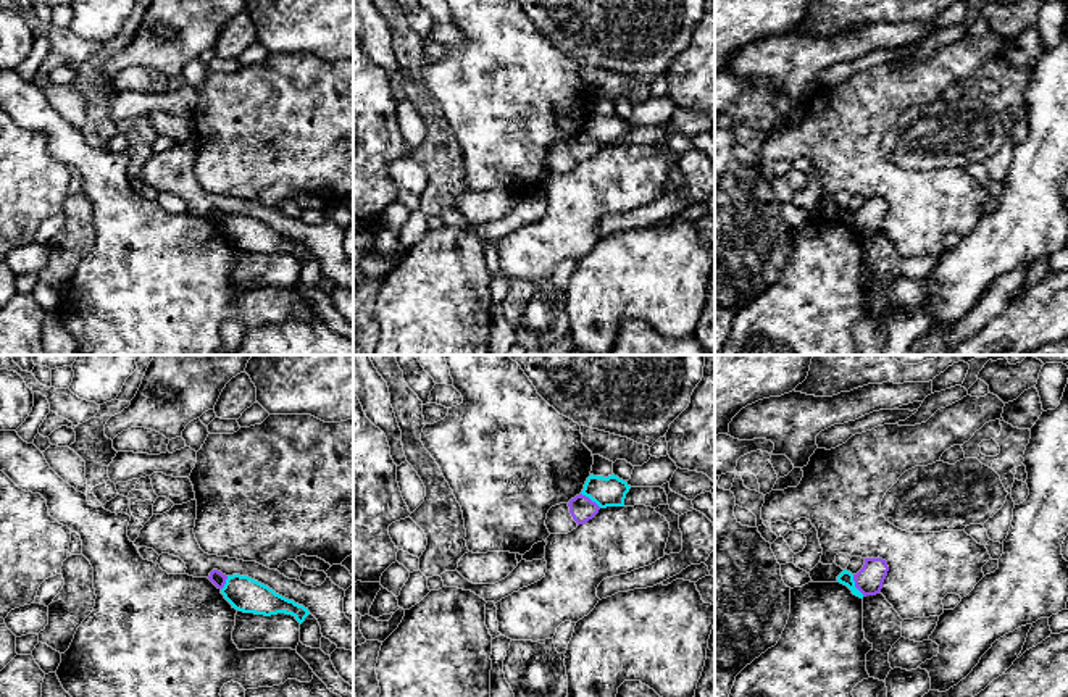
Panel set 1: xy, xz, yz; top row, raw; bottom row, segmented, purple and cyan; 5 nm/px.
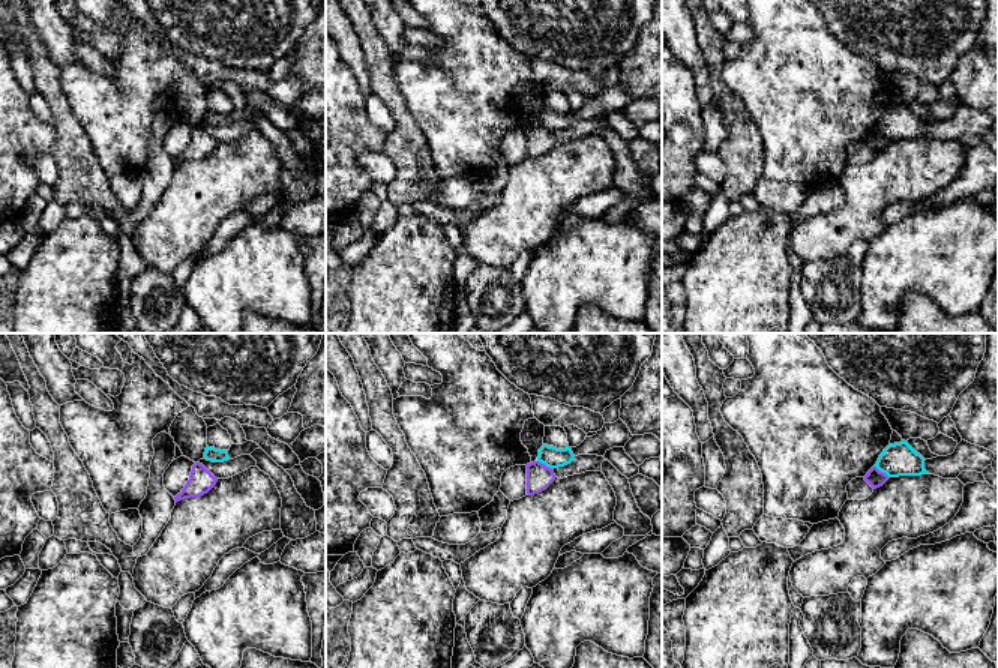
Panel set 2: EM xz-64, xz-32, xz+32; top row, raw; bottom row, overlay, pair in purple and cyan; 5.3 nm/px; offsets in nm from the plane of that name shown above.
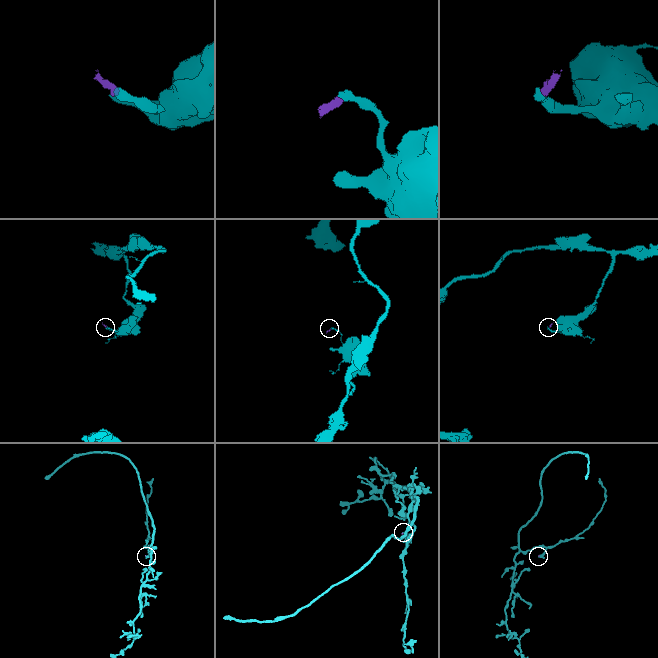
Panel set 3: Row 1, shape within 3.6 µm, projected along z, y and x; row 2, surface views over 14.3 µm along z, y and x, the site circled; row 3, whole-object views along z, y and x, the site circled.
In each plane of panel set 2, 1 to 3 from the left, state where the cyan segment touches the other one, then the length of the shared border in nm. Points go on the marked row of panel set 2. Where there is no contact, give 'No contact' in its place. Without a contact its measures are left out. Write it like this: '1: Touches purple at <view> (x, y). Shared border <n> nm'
1: No contact
2: Touches purple at xz-32 (544, 464). Shared border 90 nm
3: Touches purple at xz+32 (881, 472). Shared border 100 nm

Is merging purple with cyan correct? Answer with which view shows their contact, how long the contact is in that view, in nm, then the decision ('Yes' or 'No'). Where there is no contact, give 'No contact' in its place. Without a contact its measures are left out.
Touches purple in yz. Shared border 130 nm. No

